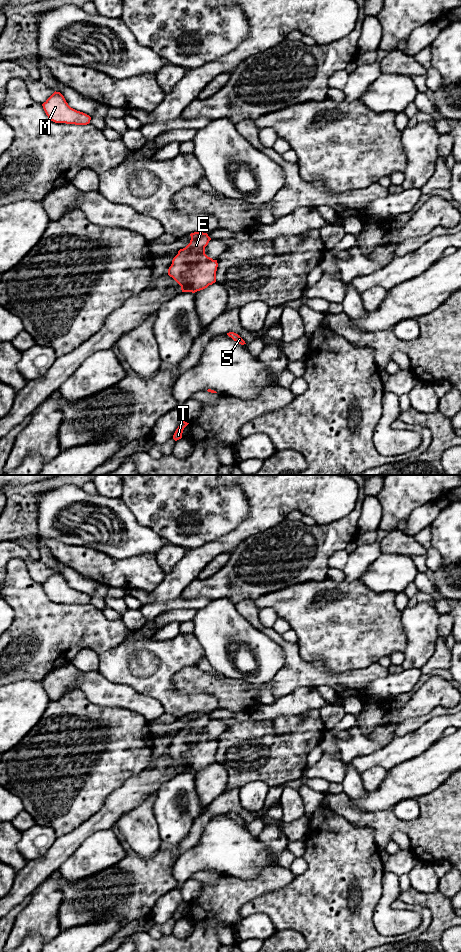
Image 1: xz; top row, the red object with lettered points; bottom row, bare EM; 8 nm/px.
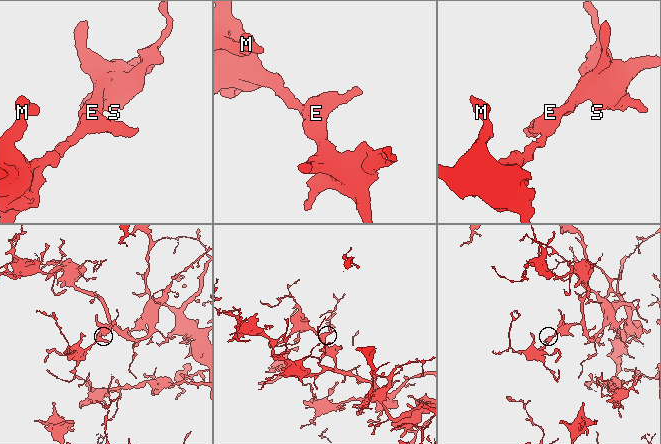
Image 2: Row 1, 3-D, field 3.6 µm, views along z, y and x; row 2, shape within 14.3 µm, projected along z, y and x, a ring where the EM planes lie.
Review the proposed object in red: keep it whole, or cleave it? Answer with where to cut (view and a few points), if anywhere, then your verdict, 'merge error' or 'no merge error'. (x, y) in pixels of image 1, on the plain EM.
cut none; no merge error

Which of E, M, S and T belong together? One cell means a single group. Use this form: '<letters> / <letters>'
E M S T

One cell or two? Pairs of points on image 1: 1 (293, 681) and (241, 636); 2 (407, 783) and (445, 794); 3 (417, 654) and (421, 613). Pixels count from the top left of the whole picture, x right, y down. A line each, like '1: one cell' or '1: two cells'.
1: two cells
2: two cells
3: one cell

